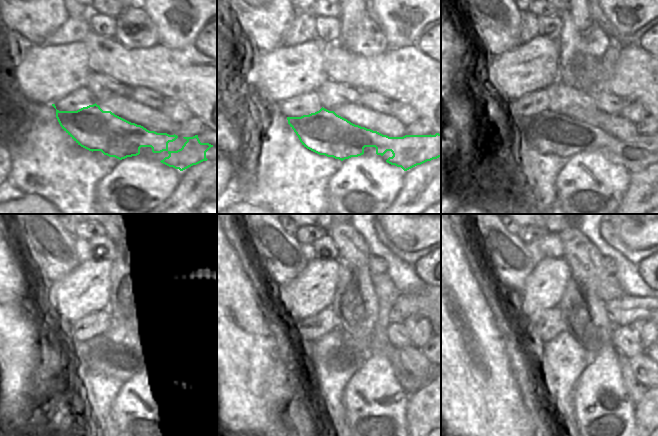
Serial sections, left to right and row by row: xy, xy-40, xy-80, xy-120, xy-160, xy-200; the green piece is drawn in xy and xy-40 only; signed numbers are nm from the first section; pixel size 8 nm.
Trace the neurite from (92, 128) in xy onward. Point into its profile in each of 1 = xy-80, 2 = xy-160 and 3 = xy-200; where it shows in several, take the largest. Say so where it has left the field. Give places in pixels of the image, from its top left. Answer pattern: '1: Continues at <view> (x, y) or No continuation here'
1: Continues at xy-80 (548, 132)
2: Continues at xy-160 (343, 358)
3: Continues at xy-200 (530, 345)

